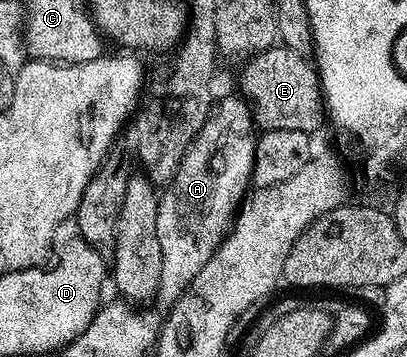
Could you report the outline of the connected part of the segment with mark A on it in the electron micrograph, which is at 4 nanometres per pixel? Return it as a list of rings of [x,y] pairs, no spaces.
[[[229,96],[214,107],[185,151],[185,157],[176,165],[173,189],[158,199],[155,230],[163,254],[163,270],[155,296],[165,306],[172,306],[199,270],[207,266],[250,191],[253,161],[257,157],[257,136],[253,132],[255,117],[250,105],[241,100]]]

